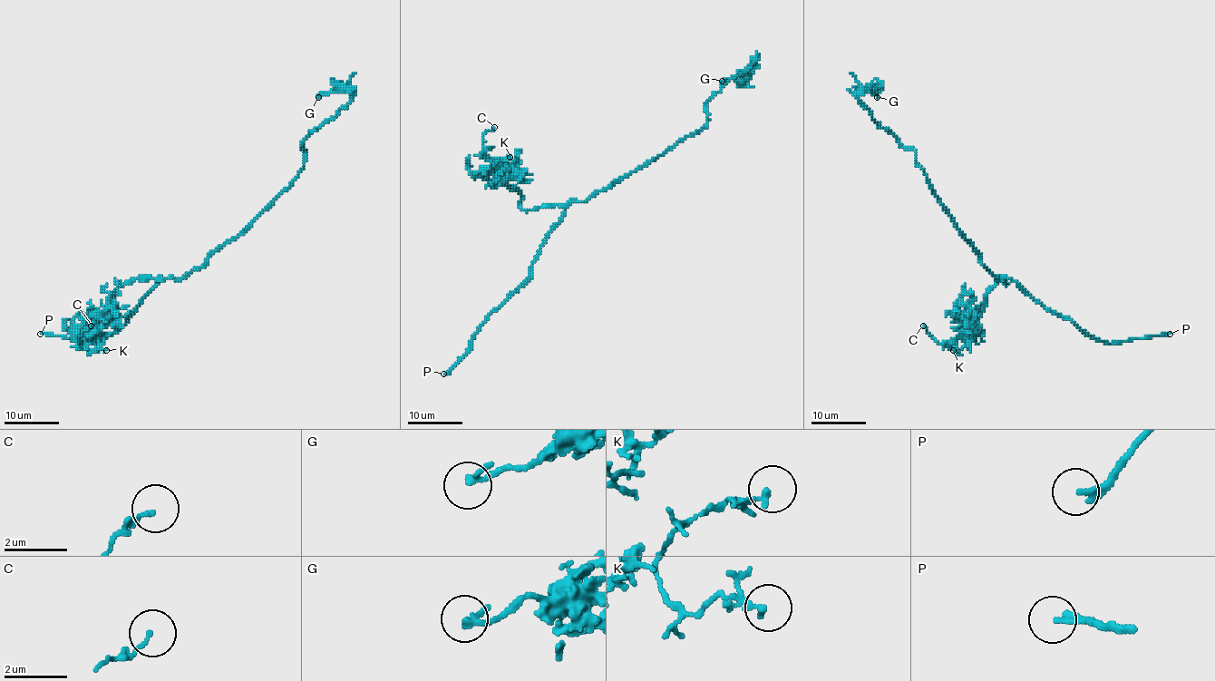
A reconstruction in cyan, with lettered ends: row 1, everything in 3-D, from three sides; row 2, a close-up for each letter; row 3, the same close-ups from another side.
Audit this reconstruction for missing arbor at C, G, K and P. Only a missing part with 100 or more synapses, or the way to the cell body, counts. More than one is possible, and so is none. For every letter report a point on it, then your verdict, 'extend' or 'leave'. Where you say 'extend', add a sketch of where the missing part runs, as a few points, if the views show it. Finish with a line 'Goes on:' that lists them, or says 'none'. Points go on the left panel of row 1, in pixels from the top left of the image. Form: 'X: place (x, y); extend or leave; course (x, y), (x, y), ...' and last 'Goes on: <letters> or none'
C: place (91, 325); leave
G: place (318, 97); leave
K: place (106, 350); leave
P: place (40, 334); extend; course (40, 334), (34, 351), (37, 355)
Goes on: P

